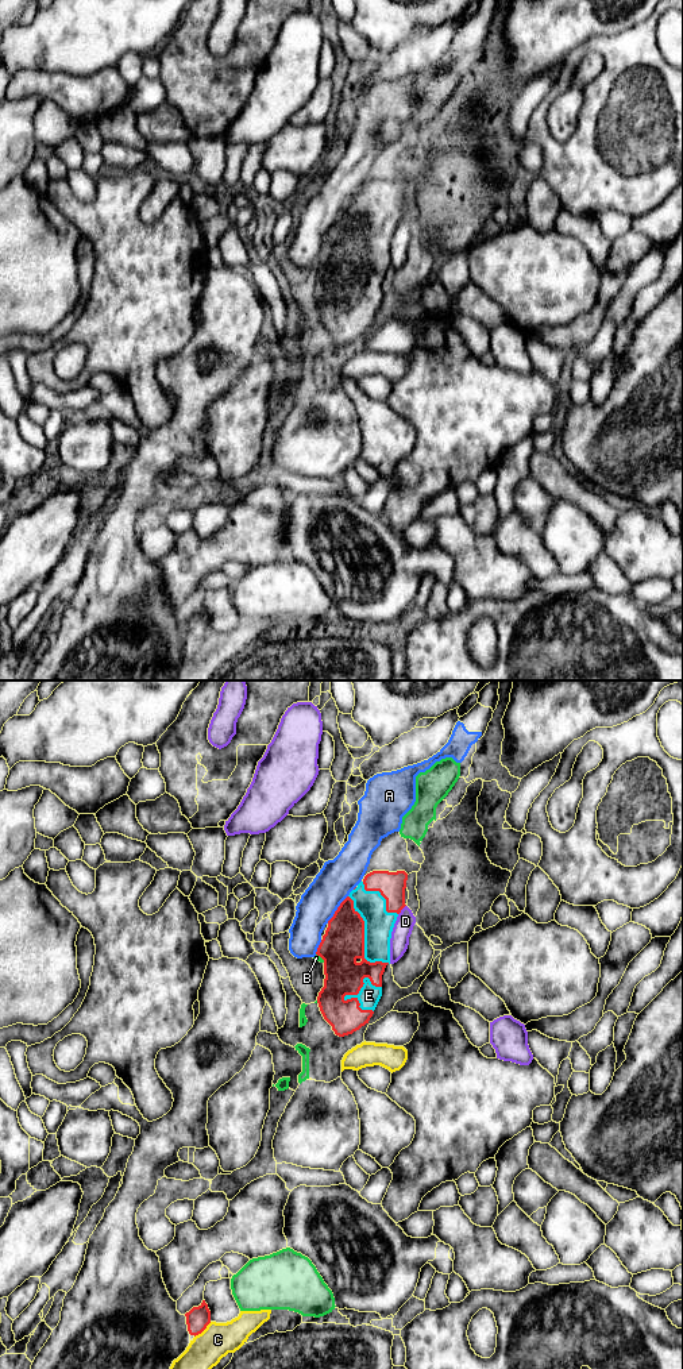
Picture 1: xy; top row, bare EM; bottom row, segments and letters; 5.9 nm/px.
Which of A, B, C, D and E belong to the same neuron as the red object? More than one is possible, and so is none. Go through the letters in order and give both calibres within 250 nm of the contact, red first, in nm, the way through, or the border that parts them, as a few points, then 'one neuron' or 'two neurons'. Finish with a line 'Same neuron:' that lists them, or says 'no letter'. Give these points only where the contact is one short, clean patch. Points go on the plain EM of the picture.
A: 240 nm thick on the red side, 220 nm on the other; two neurons
B: 240 nm thick on the red side, 40 nm on the other; two neurons
C: 140 nm thick on the red side, 220 nm on the other; two neurons
D: 160 nm thick on the red side, 110 nm on the other; two neurons
E: 240 nm thick on the red side, 130 nm on the other; one neuron
Same neuron: E

